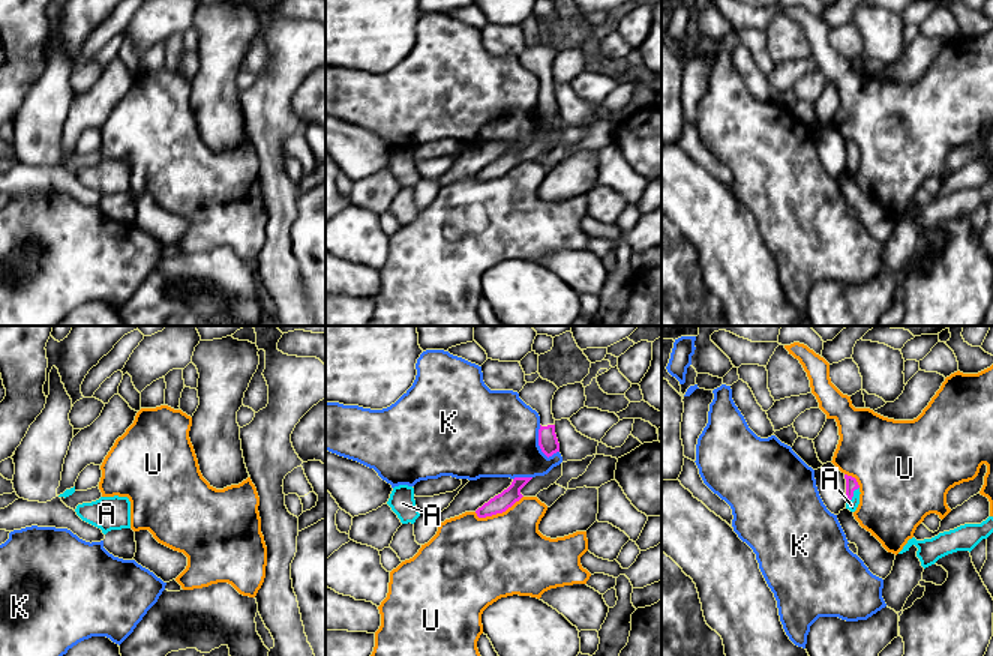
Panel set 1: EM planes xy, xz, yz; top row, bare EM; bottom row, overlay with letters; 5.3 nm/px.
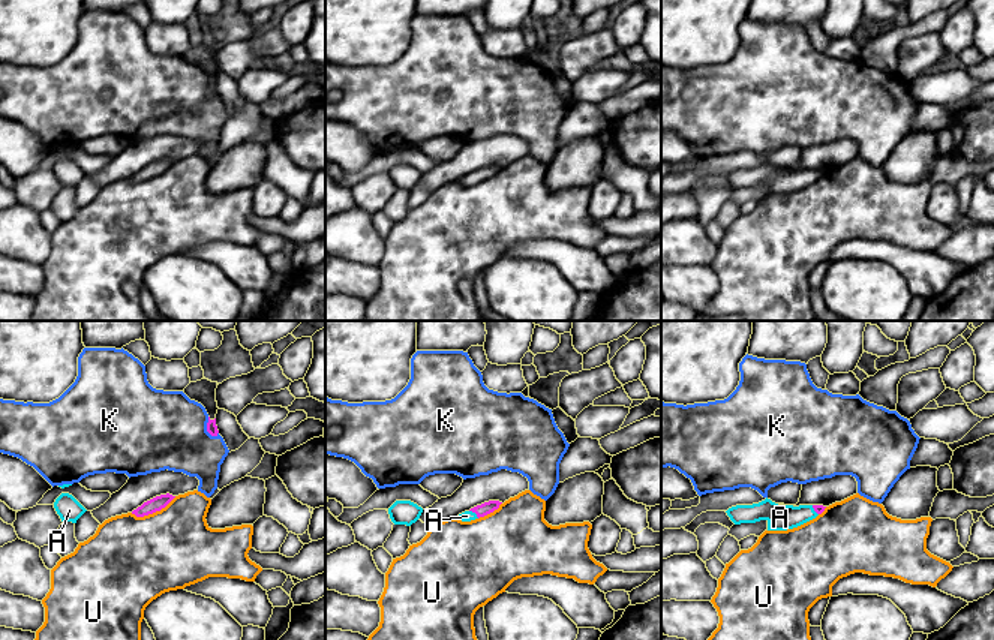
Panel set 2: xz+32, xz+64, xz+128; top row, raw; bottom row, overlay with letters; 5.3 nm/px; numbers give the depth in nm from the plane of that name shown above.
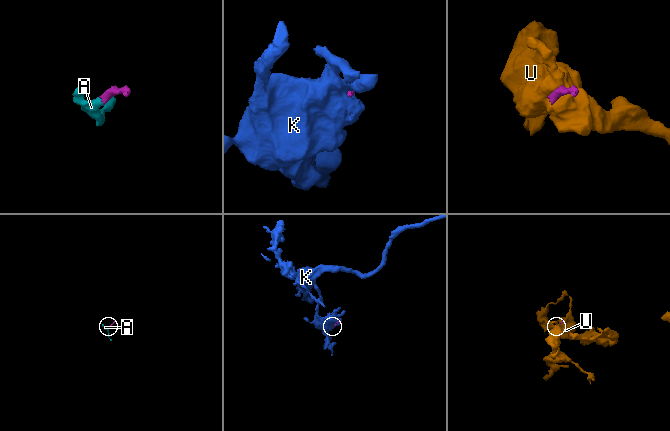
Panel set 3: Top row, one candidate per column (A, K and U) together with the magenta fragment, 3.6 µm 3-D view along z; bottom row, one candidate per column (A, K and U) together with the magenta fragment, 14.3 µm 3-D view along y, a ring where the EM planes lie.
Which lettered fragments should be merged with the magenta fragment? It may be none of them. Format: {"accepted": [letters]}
{"accepted": ["A"]}

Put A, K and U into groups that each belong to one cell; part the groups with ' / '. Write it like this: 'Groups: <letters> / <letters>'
Groups: A / K / U

